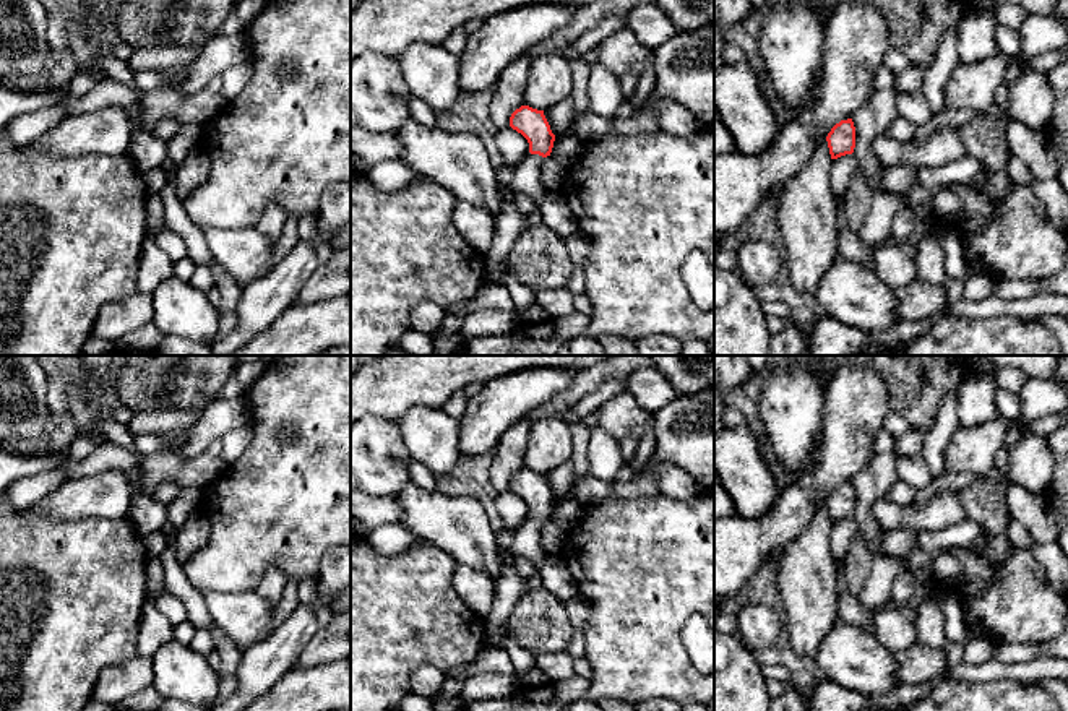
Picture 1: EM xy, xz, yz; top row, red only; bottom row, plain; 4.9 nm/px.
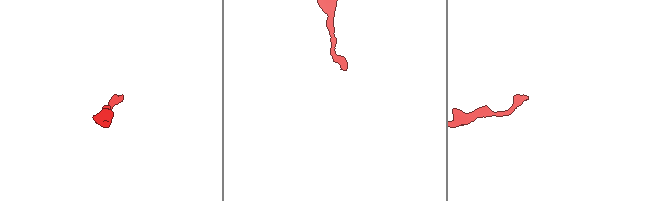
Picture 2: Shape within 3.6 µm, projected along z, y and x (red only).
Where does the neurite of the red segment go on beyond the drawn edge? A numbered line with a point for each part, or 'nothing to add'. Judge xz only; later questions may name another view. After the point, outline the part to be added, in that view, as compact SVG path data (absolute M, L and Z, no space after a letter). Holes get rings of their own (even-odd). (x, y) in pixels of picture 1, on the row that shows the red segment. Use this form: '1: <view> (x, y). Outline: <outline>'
1: xz (526, 179). Outline: M529 153L523 159L523 162L518 167L515 167L513 179L511 179L513 192L529 195L537 206L540 206L547 196L557 193L553 190L549 190L540 182L542 162L544 162L542 156Z

